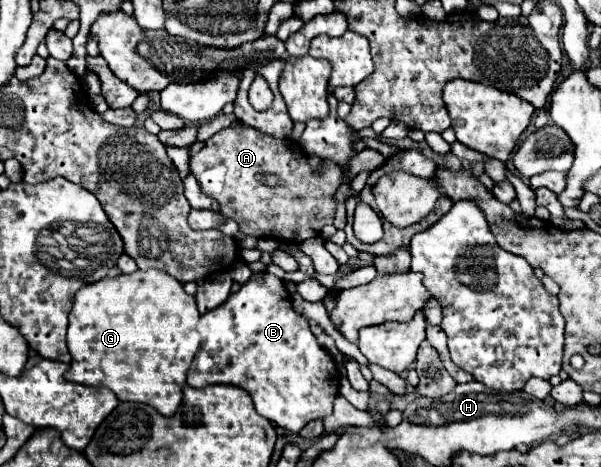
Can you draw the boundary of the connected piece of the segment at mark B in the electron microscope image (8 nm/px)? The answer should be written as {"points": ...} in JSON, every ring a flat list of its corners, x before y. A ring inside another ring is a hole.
{"points":[[262,271,254,273,248,283,240,287,238,293,232,293,224,305,200,315,198,333,202,337,200,351,194,357,194,365,188,371,190,387,206,385,236,385,250,393,256,411,266,417,272,425,280,425,292,433,298,433,306,423,314,419,324,419,332,413,332,403,338,397,338,369,334,357,318,345,310,323,292,309,290,293,284,287,284,281]]}

